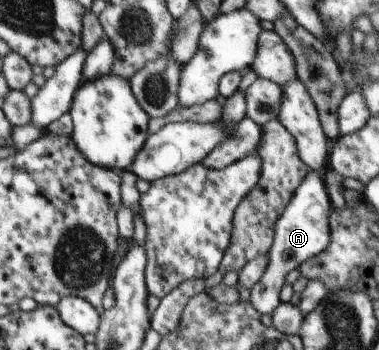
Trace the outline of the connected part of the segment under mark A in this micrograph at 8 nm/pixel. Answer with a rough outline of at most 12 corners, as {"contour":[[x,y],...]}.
{"contour":[[308,175],[274,225],[256,312],[281,305],[287,273],[330,242],[324,176]]}

